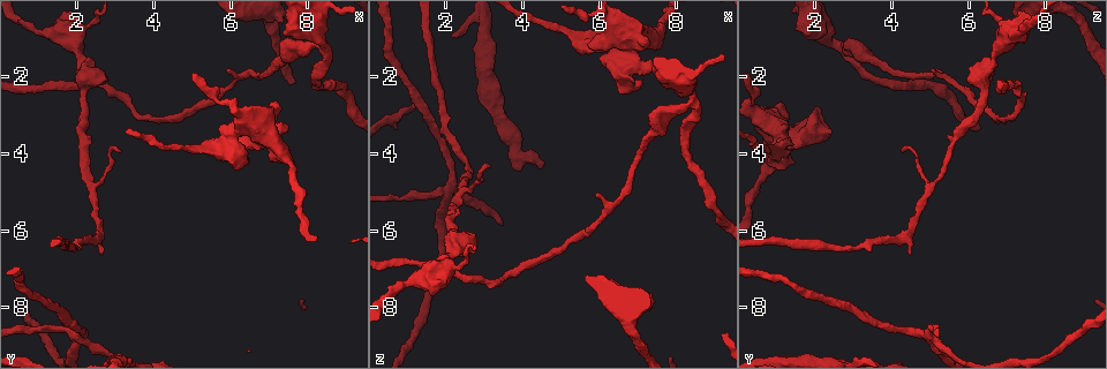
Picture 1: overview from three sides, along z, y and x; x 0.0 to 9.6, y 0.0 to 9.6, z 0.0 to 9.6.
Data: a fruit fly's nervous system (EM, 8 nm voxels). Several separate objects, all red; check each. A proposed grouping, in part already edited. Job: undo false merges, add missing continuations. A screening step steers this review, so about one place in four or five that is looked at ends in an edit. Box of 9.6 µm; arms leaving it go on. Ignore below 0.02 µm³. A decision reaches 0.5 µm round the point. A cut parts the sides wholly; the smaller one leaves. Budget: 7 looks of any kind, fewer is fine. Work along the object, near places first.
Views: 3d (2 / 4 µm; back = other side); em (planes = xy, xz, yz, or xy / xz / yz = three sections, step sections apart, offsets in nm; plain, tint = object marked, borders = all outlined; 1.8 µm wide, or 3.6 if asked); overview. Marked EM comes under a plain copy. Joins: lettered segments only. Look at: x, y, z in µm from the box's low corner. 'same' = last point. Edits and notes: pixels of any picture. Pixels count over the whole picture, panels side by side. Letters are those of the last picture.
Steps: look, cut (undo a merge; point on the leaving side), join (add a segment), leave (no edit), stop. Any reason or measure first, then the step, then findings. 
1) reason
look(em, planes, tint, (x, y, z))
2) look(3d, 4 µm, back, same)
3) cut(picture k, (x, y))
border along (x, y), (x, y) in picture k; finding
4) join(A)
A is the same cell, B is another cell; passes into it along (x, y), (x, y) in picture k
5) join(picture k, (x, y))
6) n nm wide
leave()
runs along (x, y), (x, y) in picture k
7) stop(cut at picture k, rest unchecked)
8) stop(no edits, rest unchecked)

branch point
look(em, planes, borders, (8.45, 1.10, 2.60))

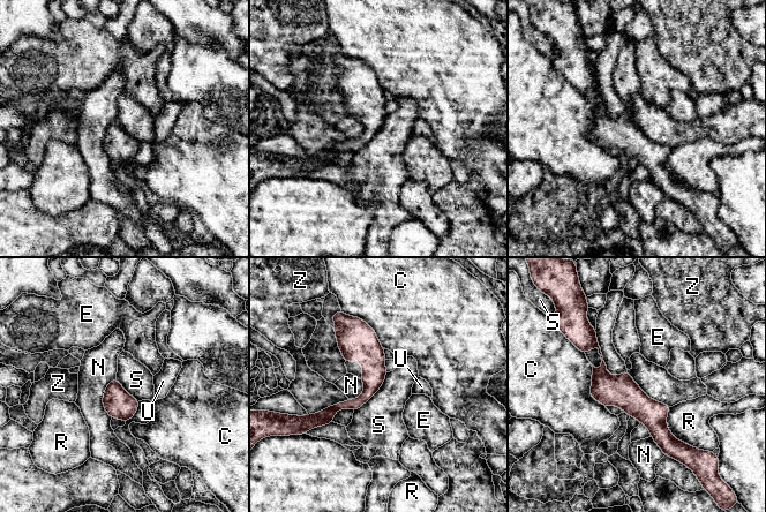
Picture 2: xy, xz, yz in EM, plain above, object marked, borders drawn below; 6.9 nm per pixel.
170 nm wide
leave()
C, E, N, R, S, U and Z are other cells; border along (626, 370), (651, 398), (671, 406) in picture 2; continuous, no second neuron

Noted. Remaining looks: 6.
calibre changes
look(3d, 2 µm, (5.80, 3.85, 1.10))

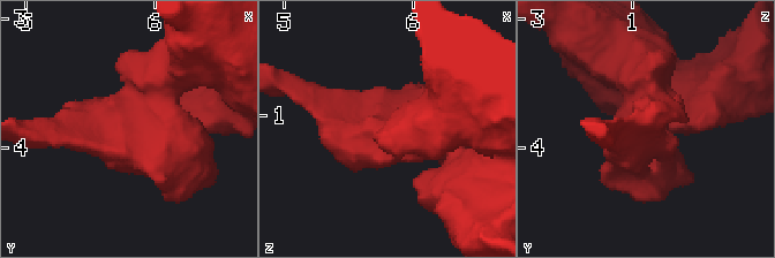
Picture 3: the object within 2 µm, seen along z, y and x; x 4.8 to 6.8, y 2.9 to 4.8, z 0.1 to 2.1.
shape alone is not enough
look(em, 3.6 µm, yz, step 16, tint, (5.74, 3.80, 1.14))

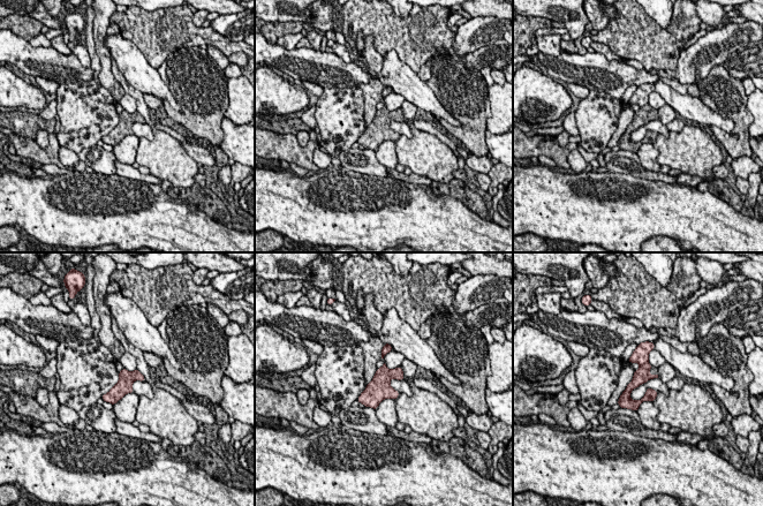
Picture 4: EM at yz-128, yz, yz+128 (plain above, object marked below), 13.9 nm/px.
look(em, 3.6 µm, planes, borders, same)

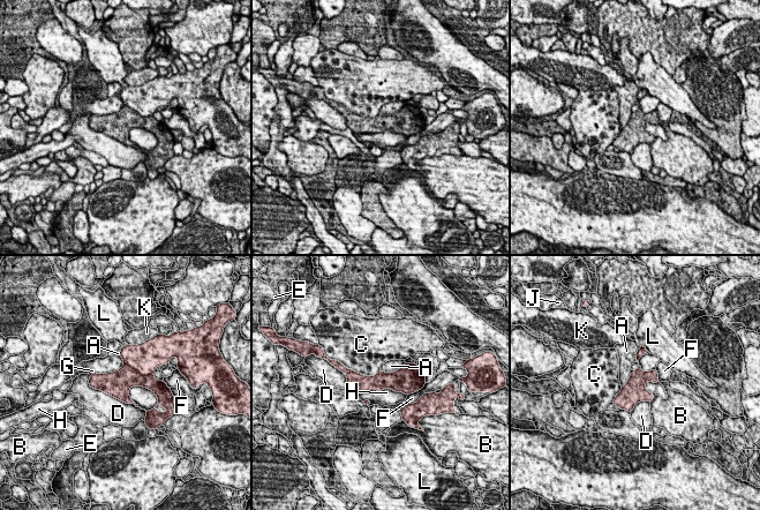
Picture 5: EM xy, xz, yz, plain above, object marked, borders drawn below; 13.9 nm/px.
cut(picture 5, (126, 377))
A, B, C, D, E, F, G, H, J, K and L are other cells; border along (125, 362), (142, 374), (151, 374) in picture 5; a second neuron is stuck on

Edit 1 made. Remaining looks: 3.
look(overview)

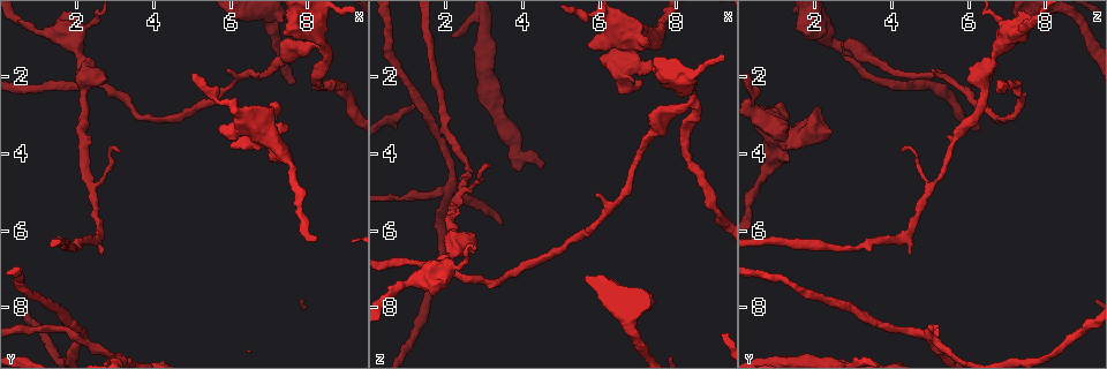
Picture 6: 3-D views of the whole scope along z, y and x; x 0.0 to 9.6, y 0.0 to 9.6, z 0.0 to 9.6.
abrupt turn
look(3d, 2 µm, back, (2.20, 8.65, 4.75))

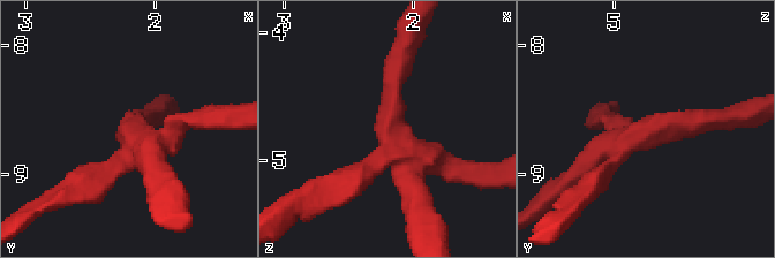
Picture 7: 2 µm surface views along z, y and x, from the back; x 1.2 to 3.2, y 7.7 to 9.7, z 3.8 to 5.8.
4 arms; shape alone is not enough
look(em, planes, borders, (2.20, 8.66, 4.78))

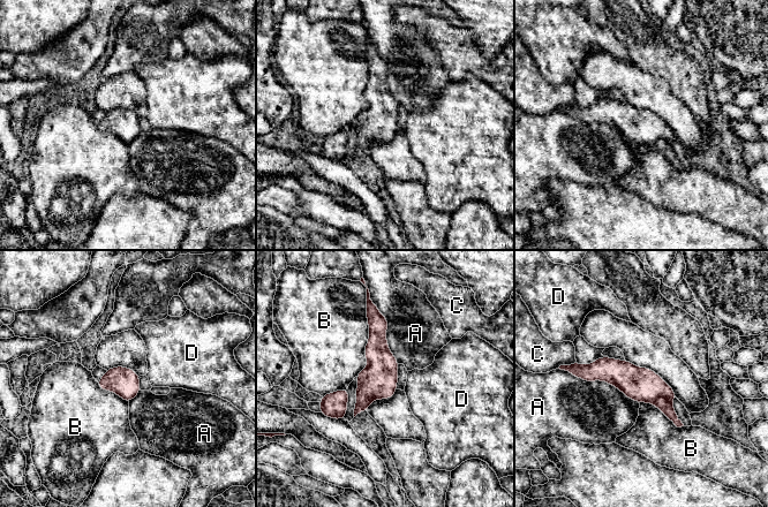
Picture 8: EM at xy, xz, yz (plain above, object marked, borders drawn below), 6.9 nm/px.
A touches over 550 nm
cut(picture 8, (662, 403))
A, B, C and D are other cells; border along (669, 399), (659, 396), (653, 402) in picture 8; a second neuron is stuck on

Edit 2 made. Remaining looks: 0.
stop(cut at picture 5, cut at picture 8, rest unchecked)

